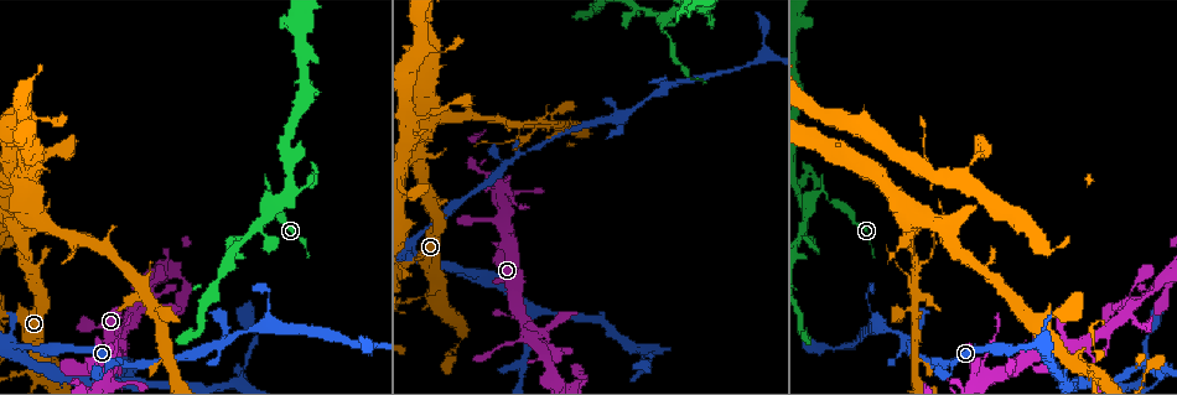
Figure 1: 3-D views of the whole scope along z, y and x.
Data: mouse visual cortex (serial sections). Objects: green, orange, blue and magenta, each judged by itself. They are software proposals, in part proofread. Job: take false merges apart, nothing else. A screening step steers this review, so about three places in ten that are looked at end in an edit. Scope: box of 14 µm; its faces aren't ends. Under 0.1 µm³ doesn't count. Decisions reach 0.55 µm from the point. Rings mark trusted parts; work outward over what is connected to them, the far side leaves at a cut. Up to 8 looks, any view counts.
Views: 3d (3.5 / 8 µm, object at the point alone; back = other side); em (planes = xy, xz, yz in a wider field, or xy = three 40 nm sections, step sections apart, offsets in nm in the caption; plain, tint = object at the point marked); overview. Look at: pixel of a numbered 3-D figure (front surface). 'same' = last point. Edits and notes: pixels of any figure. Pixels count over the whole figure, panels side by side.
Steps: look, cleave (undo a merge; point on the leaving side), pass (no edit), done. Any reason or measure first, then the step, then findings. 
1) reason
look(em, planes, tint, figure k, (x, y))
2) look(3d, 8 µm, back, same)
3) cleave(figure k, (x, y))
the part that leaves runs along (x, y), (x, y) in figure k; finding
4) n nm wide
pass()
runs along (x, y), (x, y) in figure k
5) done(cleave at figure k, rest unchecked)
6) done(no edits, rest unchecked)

abrupt turn
look(3d, 3.5 µm, figure 1, (501, 188))

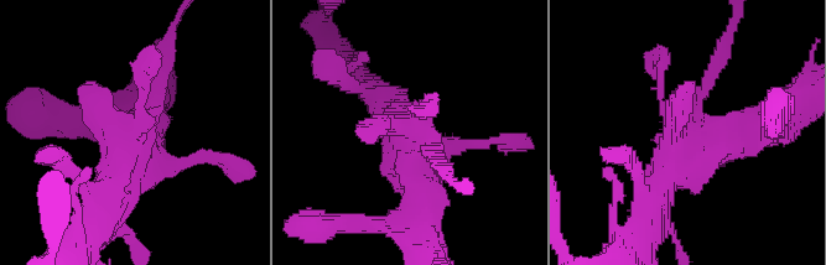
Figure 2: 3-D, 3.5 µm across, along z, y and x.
look(em, xy, step 1, tint, figure 2, (685, 131))

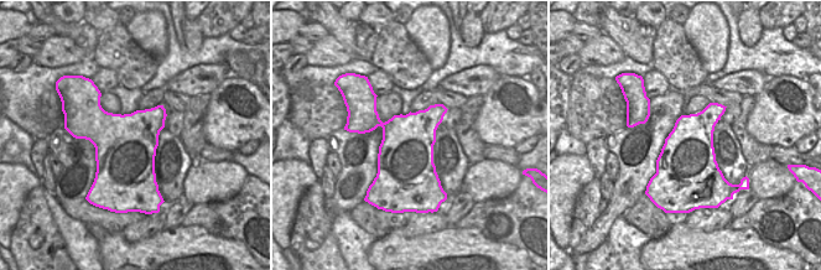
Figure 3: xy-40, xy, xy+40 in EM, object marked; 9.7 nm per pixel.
pass()
runs along (756, 125), (689, 138), (717, 65) in figure 2; all the same cell

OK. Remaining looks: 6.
sharp bend
look(3d, 3.5 µm, back, figure 1, (15, 227))

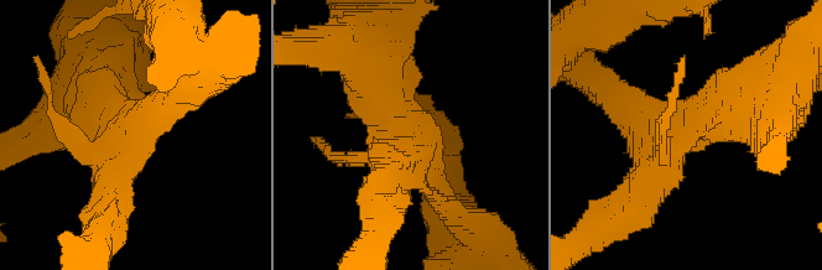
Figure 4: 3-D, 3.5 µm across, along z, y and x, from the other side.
look(em, planes, tint, figure 4, (411, 158))

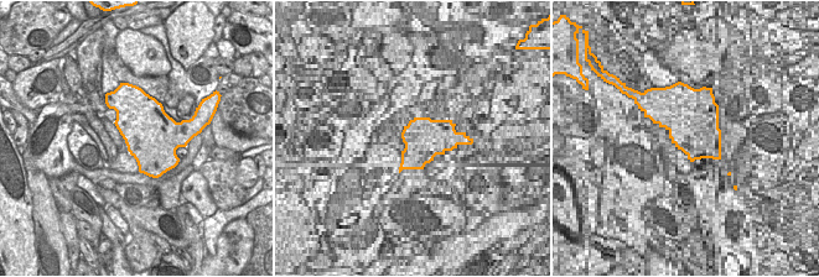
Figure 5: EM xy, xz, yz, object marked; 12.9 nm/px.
700 nm wide
pass()
runs along (634, 203), (665, 130), (732, 112) in figure 4; all the same cell

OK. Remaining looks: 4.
look(3d, 3.5 µm, figure 1, (810, 198))

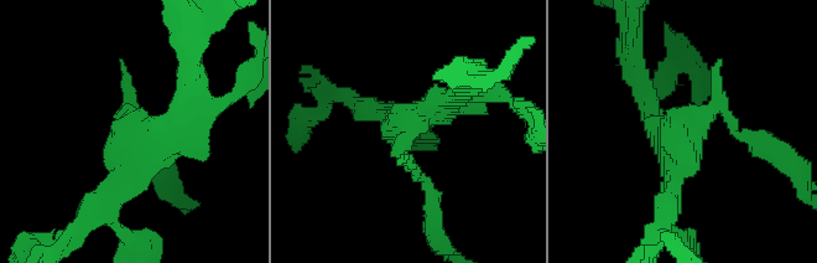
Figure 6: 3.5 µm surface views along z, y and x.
now the EM
look(em, xy, step 5, tint, figure 6, (681, 131))

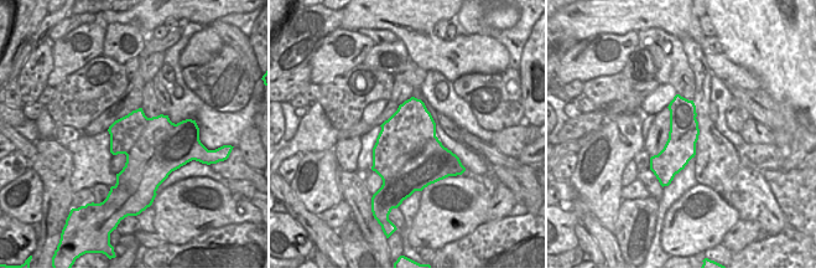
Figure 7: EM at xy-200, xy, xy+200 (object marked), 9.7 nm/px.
pass()
runs along (677, 98), (679, 150), (666, 176) in figure 7; all the same cell

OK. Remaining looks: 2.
done(no edits, rest unchecked)

